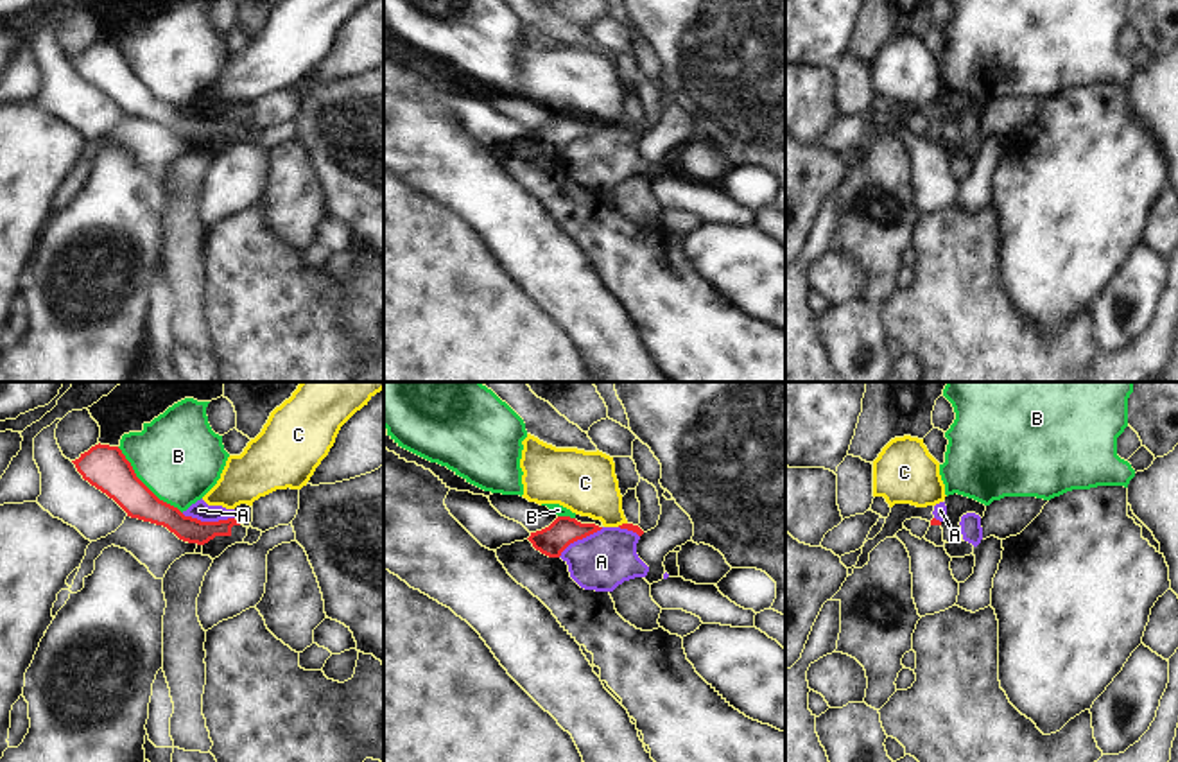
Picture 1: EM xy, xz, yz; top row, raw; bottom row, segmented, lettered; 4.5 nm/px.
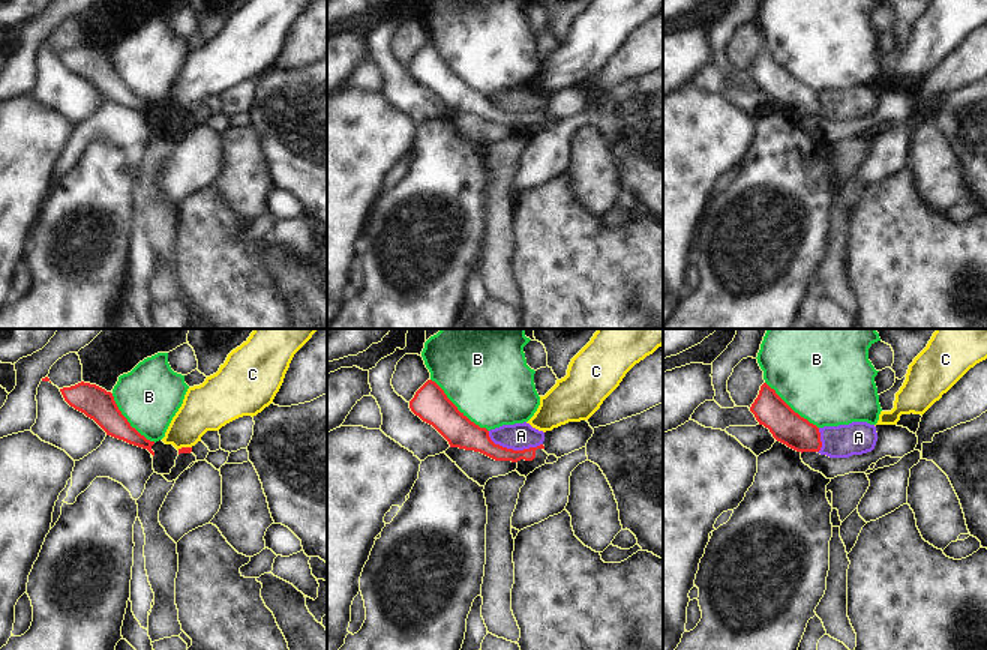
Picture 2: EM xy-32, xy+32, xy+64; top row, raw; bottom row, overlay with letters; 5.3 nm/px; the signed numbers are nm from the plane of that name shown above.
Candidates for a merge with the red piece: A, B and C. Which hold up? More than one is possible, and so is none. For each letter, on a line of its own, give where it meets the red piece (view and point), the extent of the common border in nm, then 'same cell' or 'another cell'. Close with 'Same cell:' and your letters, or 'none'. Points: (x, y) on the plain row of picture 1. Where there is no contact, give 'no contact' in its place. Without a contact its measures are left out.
A: xy (208, 121) | 240 nm | another cell
B: xy (144, 83) | 420 nm | another cell
C: xz (623, 122) | 50 nm | another cell
Same cell: none

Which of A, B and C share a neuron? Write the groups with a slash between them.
A / B / C

